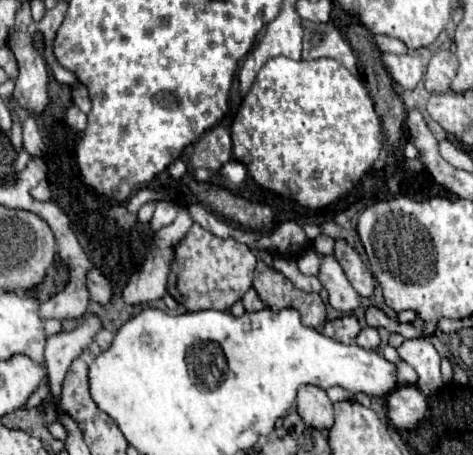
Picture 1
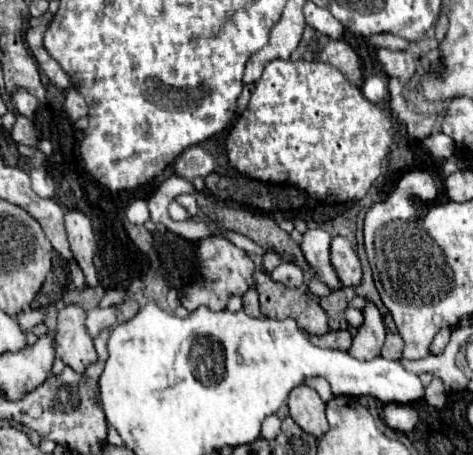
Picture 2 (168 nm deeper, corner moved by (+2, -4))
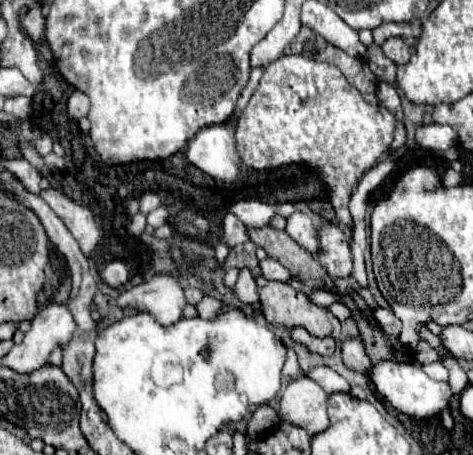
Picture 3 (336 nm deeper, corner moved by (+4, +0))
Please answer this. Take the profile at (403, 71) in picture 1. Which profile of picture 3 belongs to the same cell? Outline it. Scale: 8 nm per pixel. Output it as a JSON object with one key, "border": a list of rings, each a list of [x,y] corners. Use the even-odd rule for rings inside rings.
{"border":[[[388,38],[382,44],[382,52],[394,64],[406,64],[410,60],[410,48],[408,48],[408,44],[402,38]]]}

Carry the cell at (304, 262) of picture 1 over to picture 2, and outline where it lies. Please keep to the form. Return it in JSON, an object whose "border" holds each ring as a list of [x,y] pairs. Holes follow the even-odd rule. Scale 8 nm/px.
{"border":[[[292,262],[280,264],[274,272],[270,272],[270,276],[272,276],[274,282],[280,282],[288,288],[302,288],[304,282],[306,282],[304,270],[298,268],[298,264],[292,264]]]}

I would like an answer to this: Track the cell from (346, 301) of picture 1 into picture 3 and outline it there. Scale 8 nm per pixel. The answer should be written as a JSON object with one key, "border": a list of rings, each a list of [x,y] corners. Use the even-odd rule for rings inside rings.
{"border":[[[294,212],[286,218],[286,232],[302,246],[306,248],[310,254],[316,254],[318,252],[318,234],[316,234],[316,228],[312,224],[312,220],[302,214],[302,212]]]}

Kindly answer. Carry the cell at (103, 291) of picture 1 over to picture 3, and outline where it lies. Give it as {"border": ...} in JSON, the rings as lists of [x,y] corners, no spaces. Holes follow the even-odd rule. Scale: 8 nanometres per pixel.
{"border":[[[54,188],[42,190],[40,198],[62,218],[66,228],[78,240],[82,252],[88,256],[96,248],[96,244],[100,242],[100,230],[94,222],[90,208],[76,204],[74,200],[70,200],[60,190],[54,190]]]}

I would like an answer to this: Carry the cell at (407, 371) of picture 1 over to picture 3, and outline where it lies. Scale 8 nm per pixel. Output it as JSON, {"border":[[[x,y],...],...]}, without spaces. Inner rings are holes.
{"border":[[[432,362],[432,364],[426,364],[426,366],[420,366],[430,378],[434,380],[448,380],[448,370],[442,362]]]}

